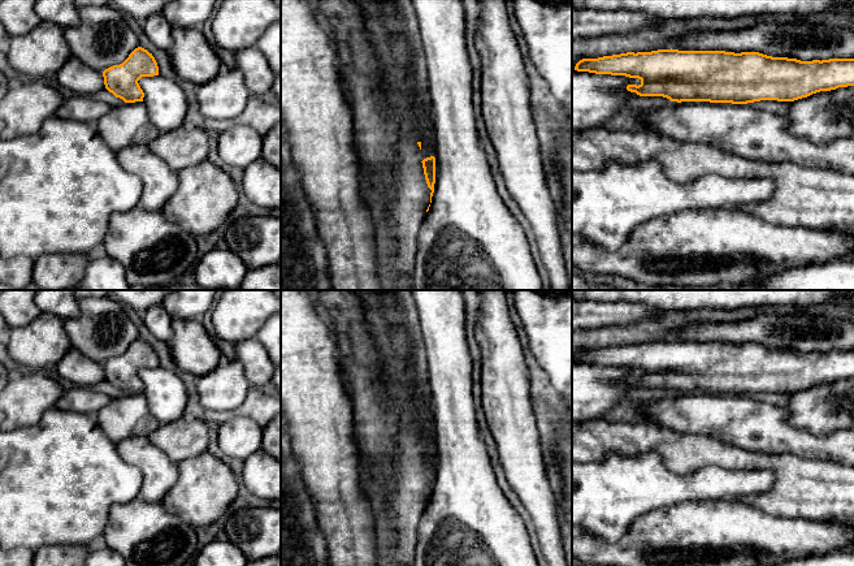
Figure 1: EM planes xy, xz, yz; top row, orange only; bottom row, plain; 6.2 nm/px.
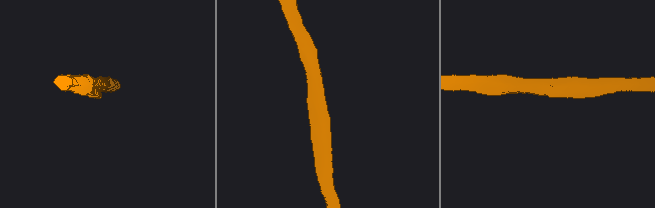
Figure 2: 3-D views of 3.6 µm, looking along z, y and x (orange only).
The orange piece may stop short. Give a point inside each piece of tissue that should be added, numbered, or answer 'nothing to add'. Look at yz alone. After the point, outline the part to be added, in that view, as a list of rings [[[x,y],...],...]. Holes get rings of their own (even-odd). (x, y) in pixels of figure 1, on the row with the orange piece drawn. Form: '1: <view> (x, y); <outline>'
nothing to add

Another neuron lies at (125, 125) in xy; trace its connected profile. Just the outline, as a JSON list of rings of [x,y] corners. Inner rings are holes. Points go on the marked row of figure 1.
[[[143,101],[112,107],[95,125],[96,131],[113,152],[133,144],[148,146],[160,131],[149,121]]]

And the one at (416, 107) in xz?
[[[404,91],[402,103],[406,109],[406,117],[413,124],[415,143],[419,148],[421,161],[426,157],[434,156],[434,126],[429,115],[426,96]]]

